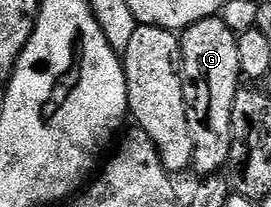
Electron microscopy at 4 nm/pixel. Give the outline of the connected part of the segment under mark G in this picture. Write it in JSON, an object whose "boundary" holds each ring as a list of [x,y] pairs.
{"boundary":[[[218,16],[215,18],[207,18],[206,20],[198,20],[192,26],[187,26],[179,35],[180,40],[180,75],[182,76],[182,96],[186,100],[186,124],[190,128],[190,140],[193,144],[191,169],[197,170],[200,176],[216,176],[221,173],[220,170],[224,165],[229,165],[230,159],[233,157],[230,152],[230,112],[234,112],[234,100],[236,94],[242,88],[242,75],[238,68],[238,35],[230,28],[226,28],[226,24]]]}

